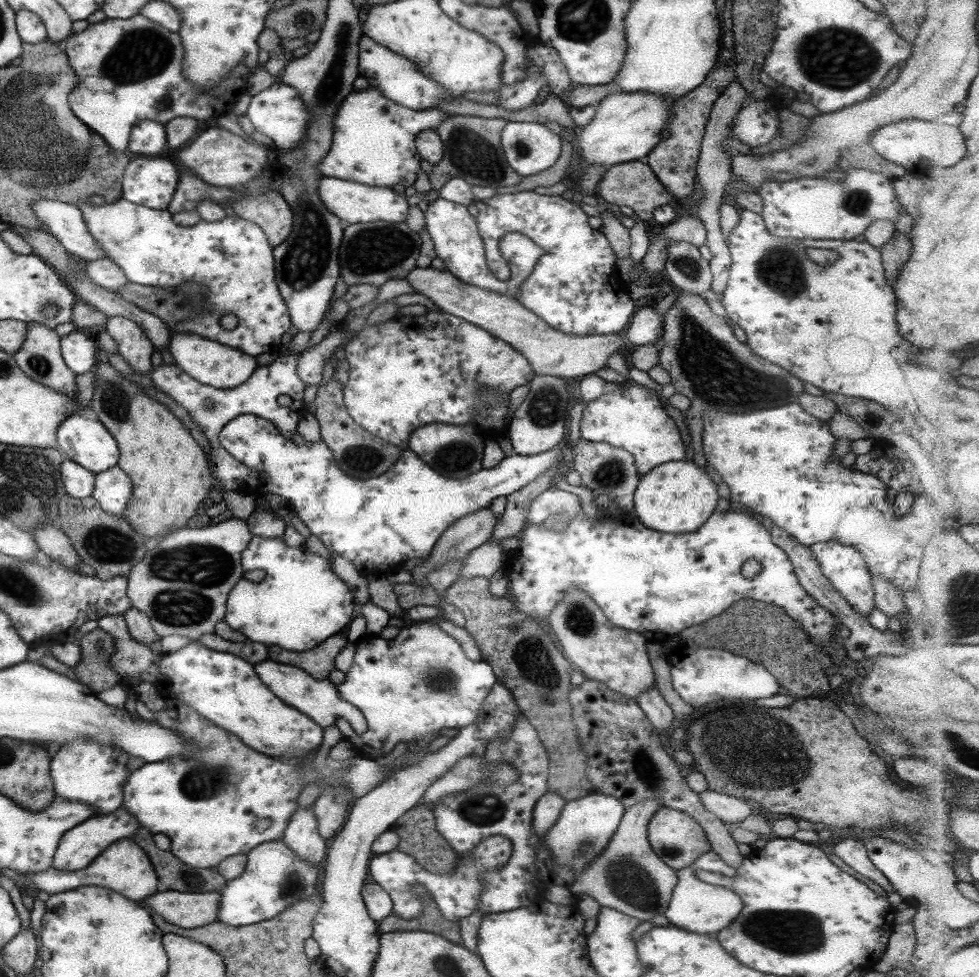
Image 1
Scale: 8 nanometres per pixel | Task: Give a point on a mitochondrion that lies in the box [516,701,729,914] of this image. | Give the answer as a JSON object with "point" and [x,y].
{"point":[626,878]}

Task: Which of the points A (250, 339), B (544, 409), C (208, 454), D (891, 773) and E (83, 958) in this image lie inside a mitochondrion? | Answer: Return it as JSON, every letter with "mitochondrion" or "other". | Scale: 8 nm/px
{"A":"other","B":"mitochondrion","C":"other","D":"other","E":"other"}

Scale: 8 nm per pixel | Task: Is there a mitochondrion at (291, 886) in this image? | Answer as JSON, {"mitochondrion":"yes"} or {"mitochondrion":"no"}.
{"mitochondrion":"yes"}

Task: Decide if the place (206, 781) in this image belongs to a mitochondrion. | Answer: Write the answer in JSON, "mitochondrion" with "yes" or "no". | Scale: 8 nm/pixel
{"mitochondrion":"yes"}

